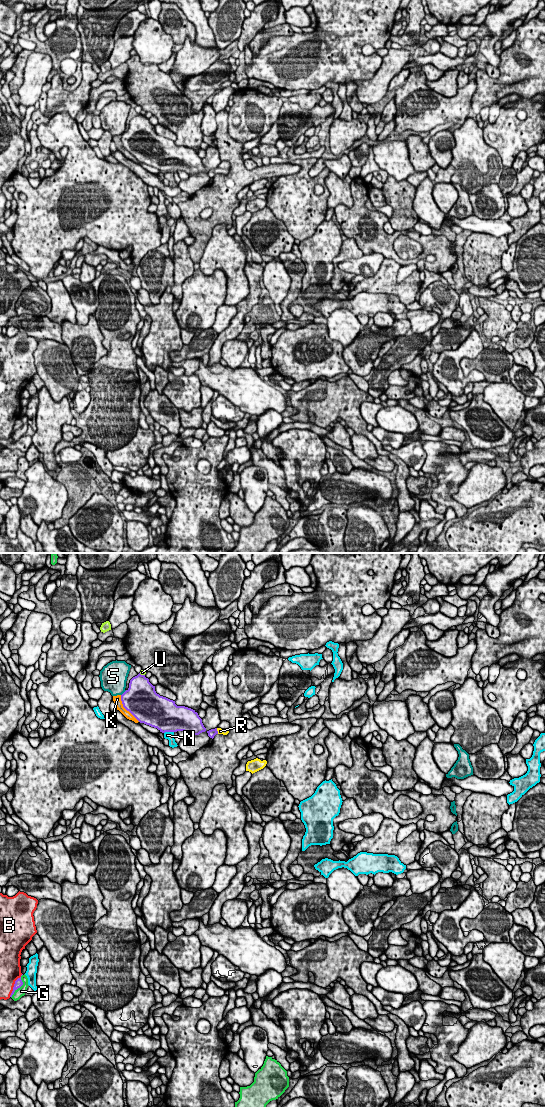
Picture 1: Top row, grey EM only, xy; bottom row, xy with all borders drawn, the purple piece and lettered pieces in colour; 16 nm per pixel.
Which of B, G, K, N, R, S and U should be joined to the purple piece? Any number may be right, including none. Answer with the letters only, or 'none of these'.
R

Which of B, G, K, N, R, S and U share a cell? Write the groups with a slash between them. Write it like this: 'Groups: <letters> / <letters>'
Groups: B / G / K / N U / R / S

